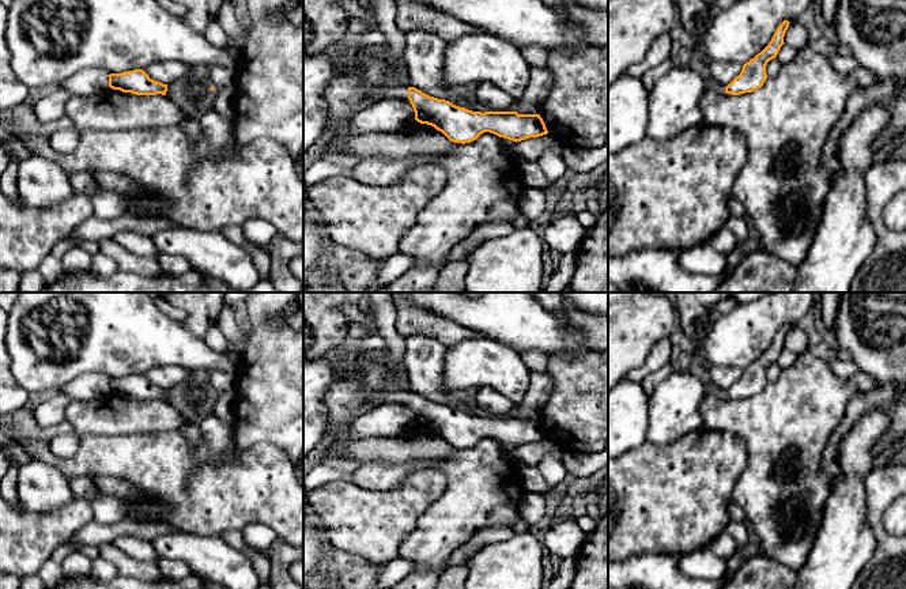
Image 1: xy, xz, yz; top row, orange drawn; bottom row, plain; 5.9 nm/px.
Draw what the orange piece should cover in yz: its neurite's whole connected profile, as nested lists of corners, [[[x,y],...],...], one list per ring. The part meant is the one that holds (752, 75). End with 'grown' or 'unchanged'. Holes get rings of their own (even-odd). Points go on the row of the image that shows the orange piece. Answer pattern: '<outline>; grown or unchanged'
[[[784,20],[775,30],[769,45],[758,53],[754,58],[743,65],[739,76],[736,76],[726,87],[725,92],[731,95],[740,95],[752,92],[763,86],[767,79],[766,65],[775,58],[781,46],[785,44],[784,37],[789,27],[788,20]]]; unchanged

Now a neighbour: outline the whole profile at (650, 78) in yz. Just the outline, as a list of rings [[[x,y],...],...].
[[[671,58],[662,61],[660,65],[646,71],[641,78],[642,83],[648,90],[652,90],[654,84],[667,75],[675,67]]]

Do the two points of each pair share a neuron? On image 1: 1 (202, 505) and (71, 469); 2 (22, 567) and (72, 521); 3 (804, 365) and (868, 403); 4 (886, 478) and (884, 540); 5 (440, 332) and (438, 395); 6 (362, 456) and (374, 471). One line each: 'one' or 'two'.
1: one
2: one
3: two
4: one
5: two
6: two

